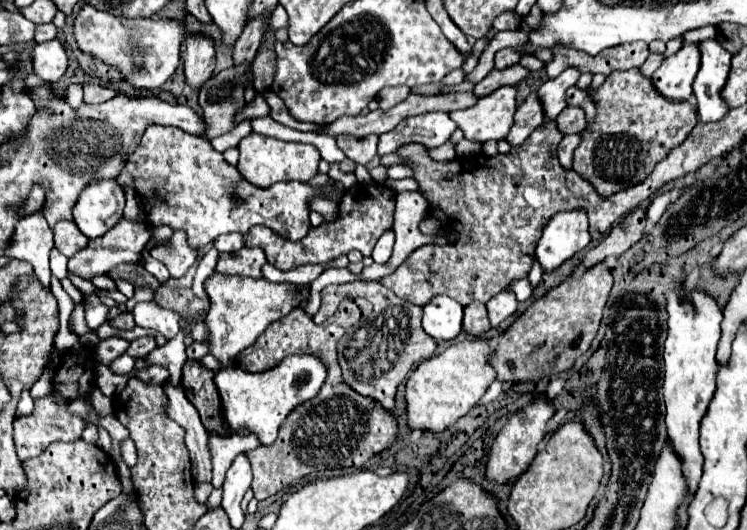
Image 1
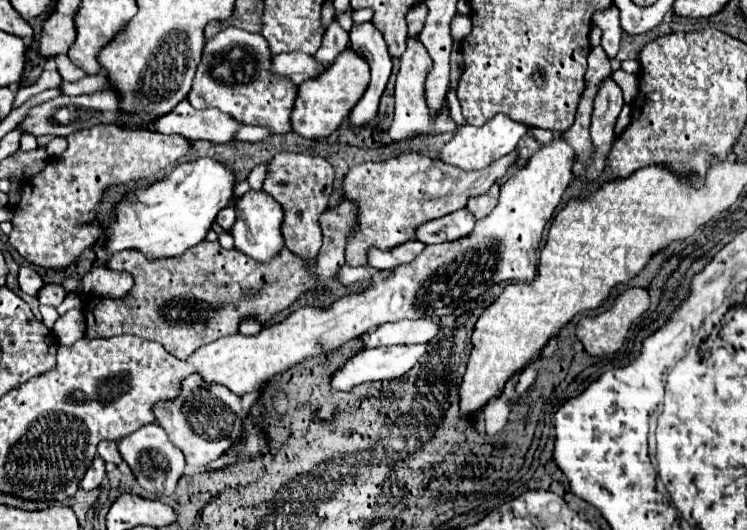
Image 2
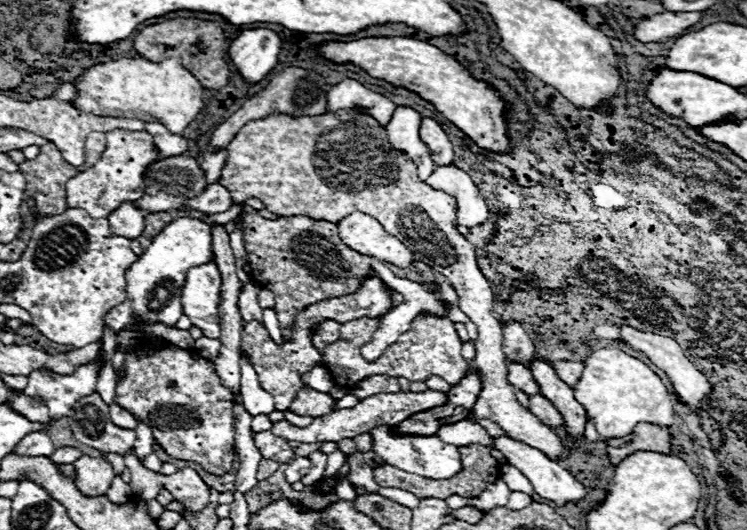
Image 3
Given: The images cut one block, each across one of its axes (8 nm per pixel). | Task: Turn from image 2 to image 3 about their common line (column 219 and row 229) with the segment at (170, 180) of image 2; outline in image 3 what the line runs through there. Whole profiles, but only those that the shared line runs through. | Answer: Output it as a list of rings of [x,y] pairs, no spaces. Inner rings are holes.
[[[176,218],[166,224],[154,238],[144,254],[126,272],[128,298],[106,314],[106,326],[114,332],[134,322],[162,322],[174,326],[182,316],[180,292],[186,284],[186,274],[194,266],[202,266],[214,258],[212,226],[198,218]]]

